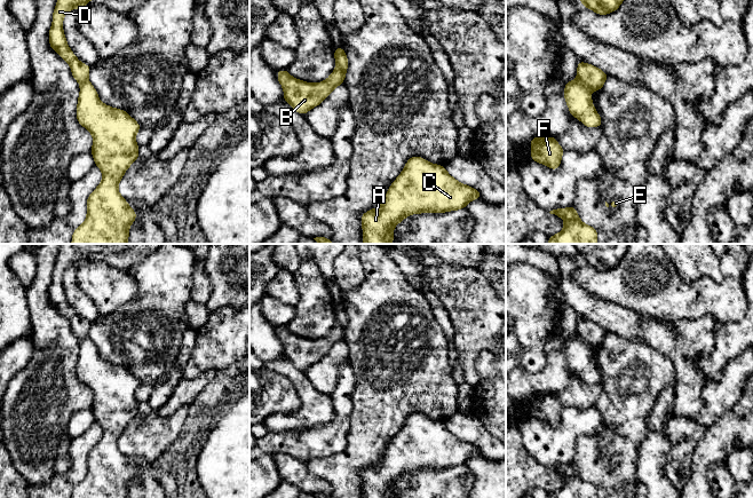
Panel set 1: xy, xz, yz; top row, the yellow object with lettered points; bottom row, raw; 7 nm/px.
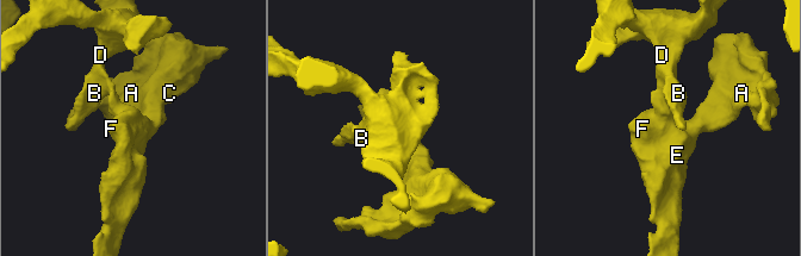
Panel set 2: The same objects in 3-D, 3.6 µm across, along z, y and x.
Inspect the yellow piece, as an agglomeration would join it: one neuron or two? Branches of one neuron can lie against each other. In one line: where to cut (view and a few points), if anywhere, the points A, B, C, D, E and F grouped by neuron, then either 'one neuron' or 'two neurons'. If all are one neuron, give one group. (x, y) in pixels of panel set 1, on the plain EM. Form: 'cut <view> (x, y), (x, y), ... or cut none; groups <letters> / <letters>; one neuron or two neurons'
cut yz (578, 333), (592, 345); groups A C E F / B D; two neurons

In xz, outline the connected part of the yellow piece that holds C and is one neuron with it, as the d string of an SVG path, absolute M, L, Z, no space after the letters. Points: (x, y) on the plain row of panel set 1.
M411 413L389 443L382 460L360 474L363 498L393 498L396 481L406 473L419 469L444 469L466 465L470 457L482 453L481 449L453 435L443 421L435 421L422 413Z

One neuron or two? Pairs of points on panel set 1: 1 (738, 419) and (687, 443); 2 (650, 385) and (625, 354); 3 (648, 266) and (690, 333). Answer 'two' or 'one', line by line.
1: two
2: one
3: two

